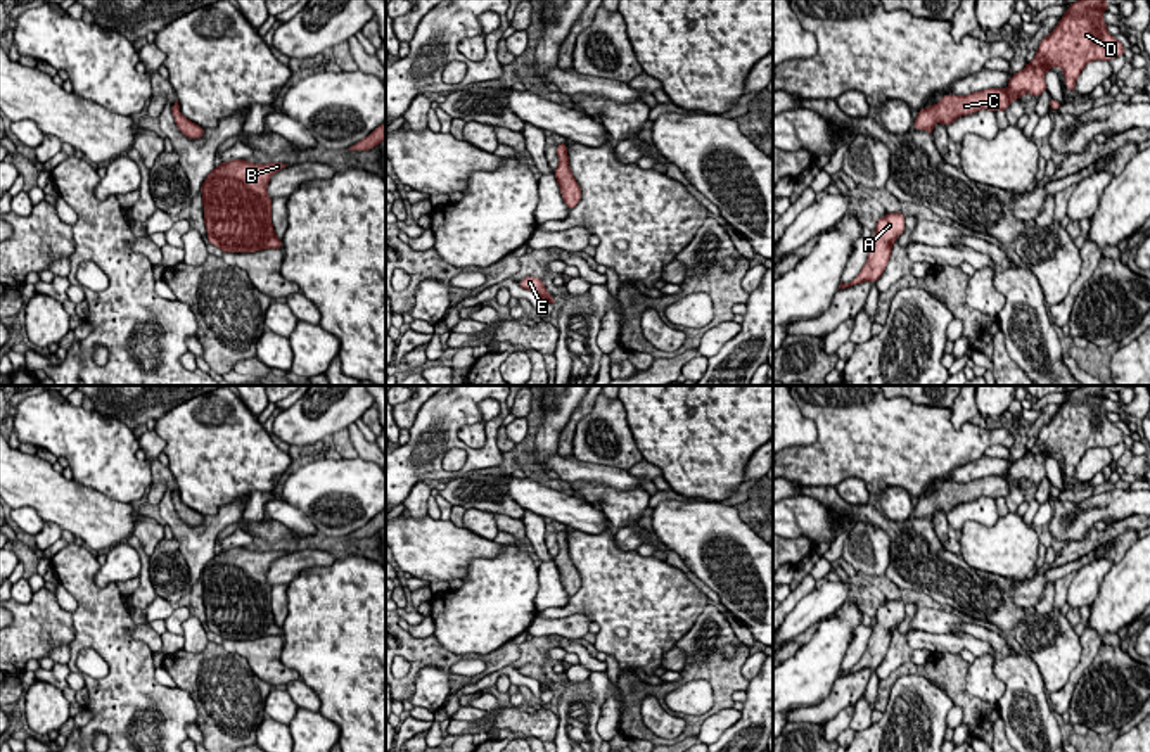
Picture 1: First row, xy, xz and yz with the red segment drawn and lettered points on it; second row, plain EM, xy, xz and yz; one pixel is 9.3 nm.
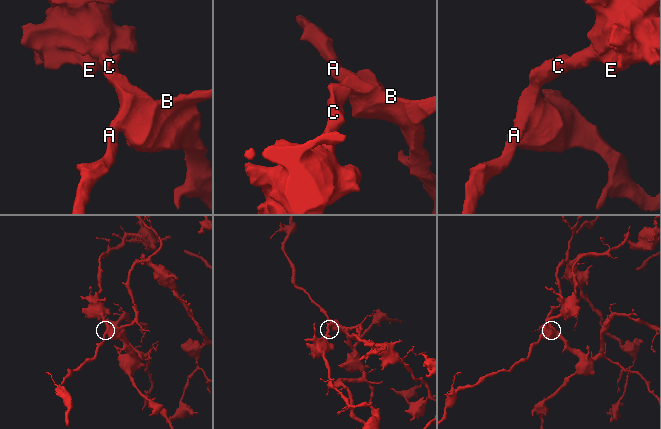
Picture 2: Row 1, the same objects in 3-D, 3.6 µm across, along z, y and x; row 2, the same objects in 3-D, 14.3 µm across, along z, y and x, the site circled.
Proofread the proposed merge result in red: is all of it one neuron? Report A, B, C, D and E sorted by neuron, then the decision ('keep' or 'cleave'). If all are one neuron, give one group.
groups A B C D E; keep

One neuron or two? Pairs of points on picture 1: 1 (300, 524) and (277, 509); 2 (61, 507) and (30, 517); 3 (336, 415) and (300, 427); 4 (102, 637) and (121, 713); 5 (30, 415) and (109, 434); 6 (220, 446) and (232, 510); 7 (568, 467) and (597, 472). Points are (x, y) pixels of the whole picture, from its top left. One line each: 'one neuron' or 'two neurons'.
1: one neuron
2: two neurons
3: one neuron
4: one neuron
5: one neuron
6: two neurons
7: one neuron

